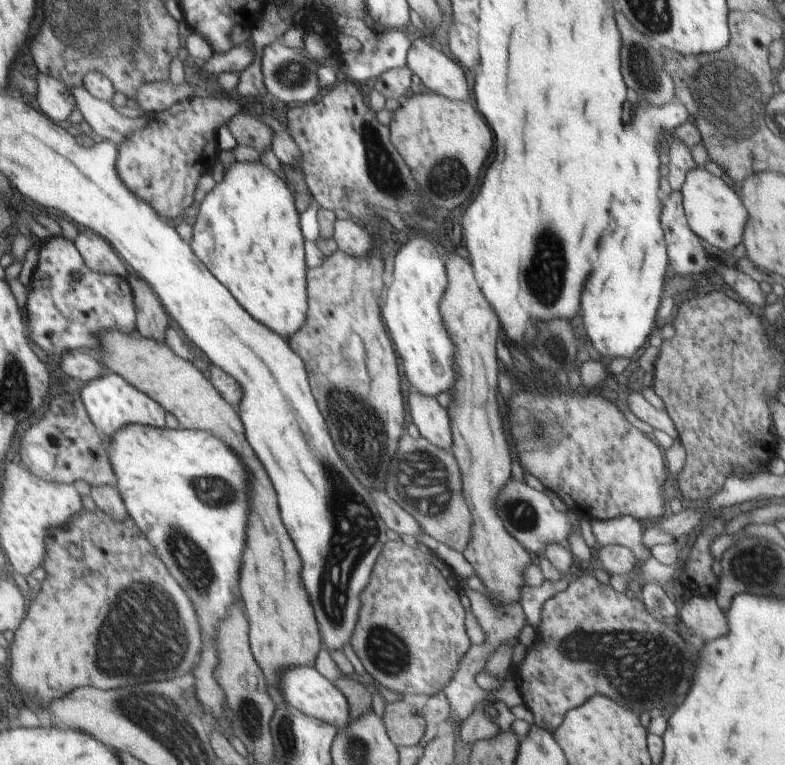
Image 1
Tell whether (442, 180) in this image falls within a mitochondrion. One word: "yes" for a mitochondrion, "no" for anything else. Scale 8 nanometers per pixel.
yes

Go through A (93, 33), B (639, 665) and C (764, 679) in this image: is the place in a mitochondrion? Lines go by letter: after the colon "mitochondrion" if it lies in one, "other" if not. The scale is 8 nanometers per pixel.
A: mitochondrion
B: mitochondrion
C: other

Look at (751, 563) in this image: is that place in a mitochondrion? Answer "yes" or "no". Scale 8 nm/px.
yes

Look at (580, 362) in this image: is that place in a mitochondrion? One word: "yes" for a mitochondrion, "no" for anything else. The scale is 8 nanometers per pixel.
no

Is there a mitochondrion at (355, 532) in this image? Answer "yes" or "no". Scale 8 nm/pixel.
yes

